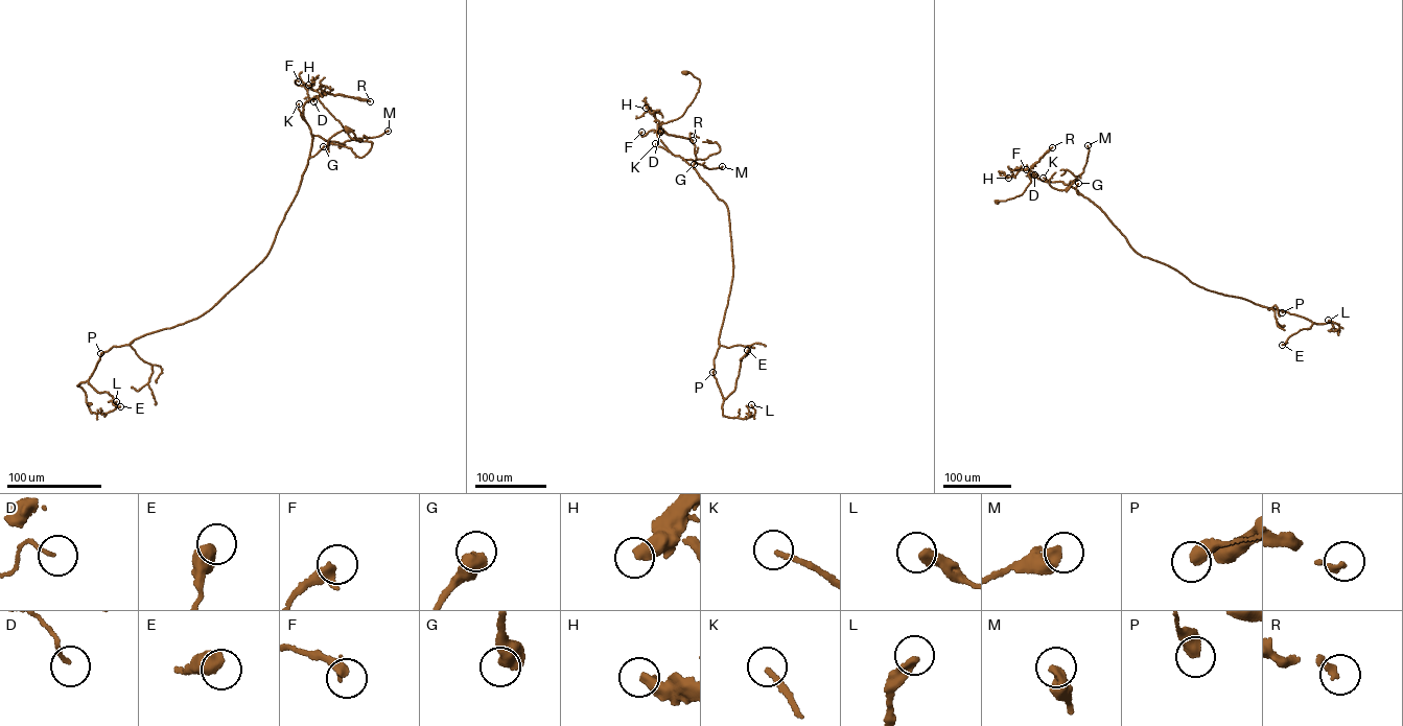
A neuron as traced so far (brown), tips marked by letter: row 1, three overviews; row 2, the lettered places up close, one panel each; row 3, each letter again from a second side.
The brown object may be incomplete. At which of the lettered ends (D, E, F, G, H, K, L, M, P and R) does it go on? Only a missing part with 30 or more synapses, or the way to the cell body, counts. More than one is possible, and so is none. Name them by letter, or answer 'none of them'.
R

